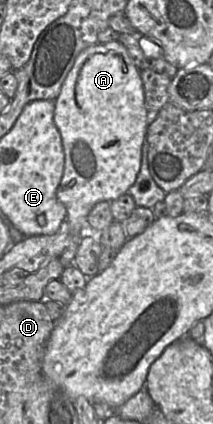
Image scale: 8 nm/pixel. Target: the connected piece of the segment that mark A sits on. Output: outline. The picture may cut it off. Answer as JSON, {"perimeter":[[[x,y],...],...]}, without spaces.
{"perimeter":[[[120,41],[97,43],[77,56],[55,99],[54,112],[65,156],[57,198],[67,209],[72,235],[72,242],[59,257],[64,267],[73,263],[83,238],[96,230],[87,219],[93,206],[127,194],[135,183],[148,127],[147,112],[140,70]]]}

